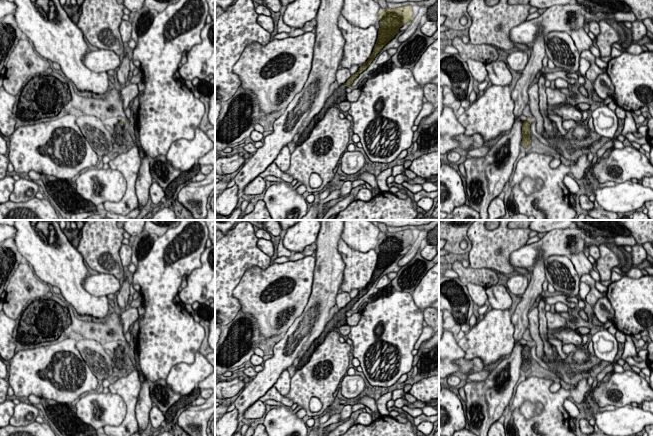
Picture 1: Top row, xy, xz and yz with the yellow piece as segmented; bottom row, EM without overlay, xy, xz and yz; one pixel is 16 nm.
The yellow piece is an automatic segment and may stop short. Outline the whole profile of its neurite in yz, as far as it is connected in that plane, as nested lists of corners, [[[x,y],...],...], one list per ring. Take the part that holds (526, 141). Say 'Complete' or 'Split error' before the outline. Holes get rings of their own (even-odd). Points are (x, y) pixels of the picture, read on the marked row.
Complete. [[[524,119],[524,123],[522,126],[522,148],[527,148],[531,144],[530,139],[530,125],[531,121]]]

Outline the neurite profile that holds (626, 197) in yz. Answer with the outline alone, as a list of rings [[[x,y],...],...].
[[[625,181],[614,186],[588,188],[594,194],[600,208],[618,215],[637,211],[648,201],[653,201],[653,189],[641,183]]]

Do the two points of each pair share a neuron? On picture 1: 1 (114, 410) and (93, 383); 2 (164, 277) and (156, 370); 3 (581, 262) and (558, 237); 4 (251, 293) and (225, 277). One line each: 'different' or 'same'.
1: different
2: same
3: different
4: different

